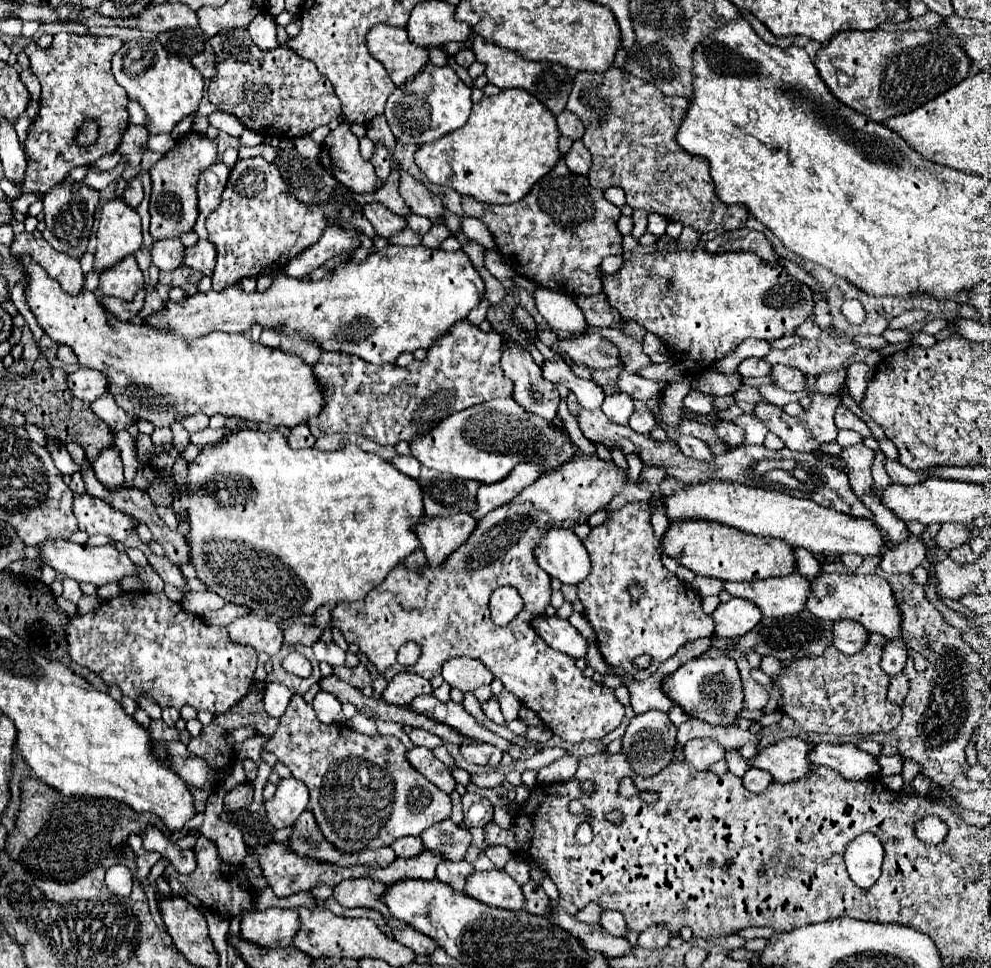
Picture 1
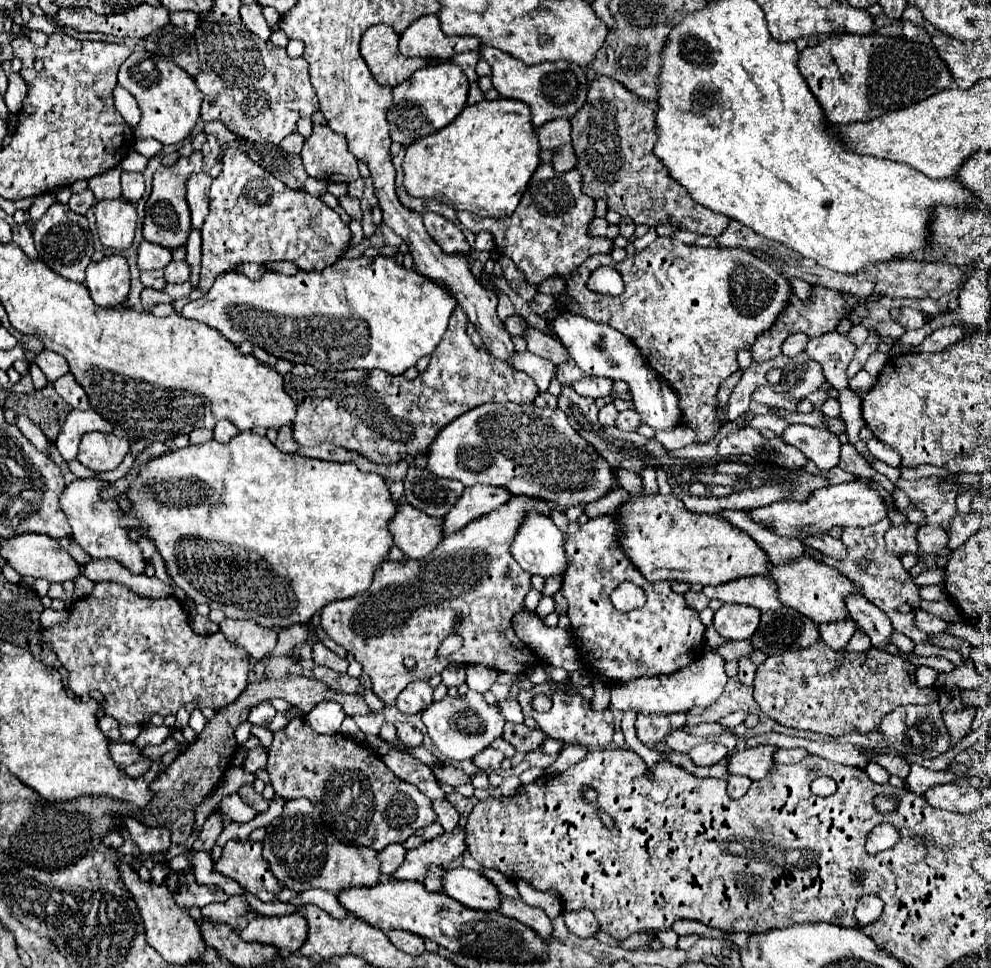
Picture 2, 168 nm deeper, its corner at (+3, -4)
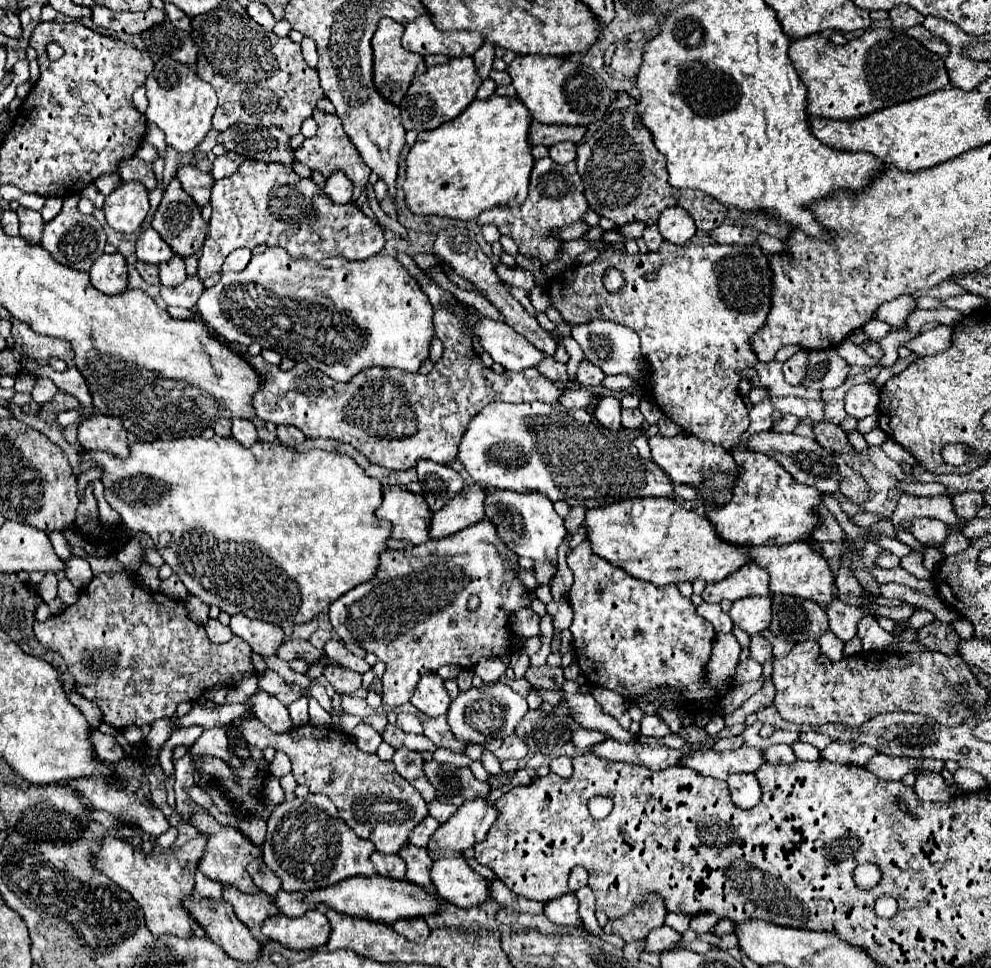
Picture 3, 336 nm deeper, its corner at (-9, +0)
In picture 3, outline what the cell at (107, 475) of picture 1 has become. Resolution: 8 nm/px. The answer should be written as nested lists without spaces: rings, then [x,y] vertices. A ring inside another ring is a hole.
[[[95,413],[79,423],[77,439],[81,447],[87,451],[107,451],[117,457],[127,457],[129,451],[129,433],[123,429],[121,421],[115,417],[107,417]]]

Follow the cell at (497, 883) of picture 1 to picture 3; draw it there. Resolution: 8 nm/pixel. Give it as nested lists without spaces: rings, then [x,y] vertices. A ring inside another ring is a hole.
[[[463,857],[435,859],[431,865],[431,881],[435,893],[457,907],[473,907],[489,899],[489,883]]]

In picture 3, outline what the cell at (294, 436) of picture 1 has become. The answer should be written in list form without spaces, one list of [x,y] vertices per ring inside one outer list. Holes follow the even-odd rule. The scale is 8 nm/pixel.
[[[277,425],[277,437],[285,447],[295,447],[305,441],[305,435],[293,425]]]

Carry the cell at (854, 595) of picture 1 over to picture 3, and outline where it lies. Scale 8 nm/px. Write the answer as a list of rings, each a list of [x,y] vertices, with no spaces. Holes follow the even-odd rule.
[[[797,541],[797,543],[781,545],[781,547],[751,547],[749,555],[751,555],[753,563],[757,563],[761,569],[765,569],[769,573],[771,593],[813,599],[821,607],[825,607],[833,599],[835,577],[831,575],[825,557],[821,557],[817,551],[813,551],[807,543]]]

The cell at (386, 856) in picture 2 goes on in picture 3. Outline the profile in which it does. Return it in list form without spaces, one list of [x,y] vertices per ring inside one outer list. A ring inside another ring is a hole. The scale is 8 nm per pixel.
[[[375,851],[371,855],[371,863],[377,869],[377,875],[391,877],[391,879],[403,879],[405,877],[405,861],[399,855],[383,855]]]

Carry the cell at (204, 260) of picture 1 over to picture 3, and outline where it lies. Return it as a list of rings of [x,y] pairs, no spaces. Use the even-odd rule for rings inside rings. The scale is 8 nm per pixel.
[[[173,255],[169,261],[159,265],[159,283],[165,287],[177,287],[185,281],[185,261],[179,255]]]

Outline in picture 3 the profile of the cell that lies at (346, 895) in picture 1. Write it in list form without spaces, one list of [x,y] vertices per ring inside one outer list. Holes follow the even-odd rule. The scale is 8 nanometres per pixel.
[[[307,795],[285,801],[273,809],[267,819],[267,837],[263,843],[263,859],[283,883],[283,891],[315,891],[335,885],[343,879],[375,875],[369,857],[375,851],[371,841],[359,839],[339,817],[337,807],[327,795]]]

